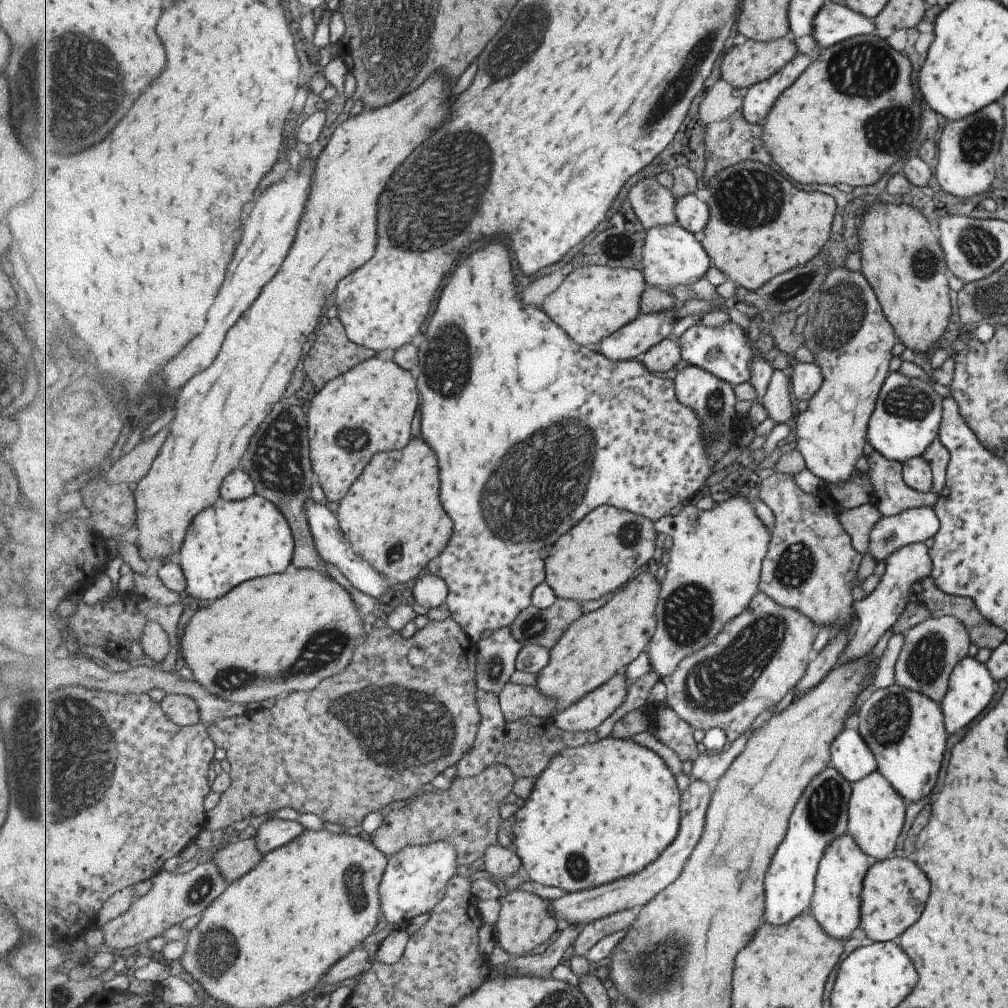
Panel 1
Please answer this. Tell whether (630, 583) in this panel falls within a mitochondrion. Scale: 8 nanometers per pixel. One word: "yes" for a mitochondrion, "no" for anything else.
no

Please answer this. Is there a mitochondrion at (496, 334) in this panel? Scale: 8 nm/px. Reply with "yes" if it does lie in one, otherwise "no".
no

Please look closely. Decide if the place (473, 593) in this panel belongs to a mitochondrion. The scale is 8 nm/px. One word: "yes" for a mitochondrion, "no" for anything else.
no

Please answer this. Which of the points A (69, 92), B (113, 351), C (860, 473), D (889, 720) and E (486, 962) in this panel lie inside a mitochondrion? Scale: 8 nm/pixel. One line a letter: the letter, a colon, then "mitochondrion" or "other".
A: mitochondrion
B: other
C: other
D: mitochondrion
E: other

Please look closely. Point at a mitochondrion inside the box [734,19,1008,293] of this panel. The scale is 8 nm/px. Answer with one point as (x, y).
(862, 69)

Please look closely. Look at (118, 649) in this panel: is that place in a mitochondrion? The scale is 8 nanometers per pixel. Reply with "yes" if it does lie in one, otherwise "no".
no

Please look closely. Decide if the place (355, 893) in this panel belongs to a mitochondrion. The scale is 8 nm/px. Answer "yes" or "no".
yes

